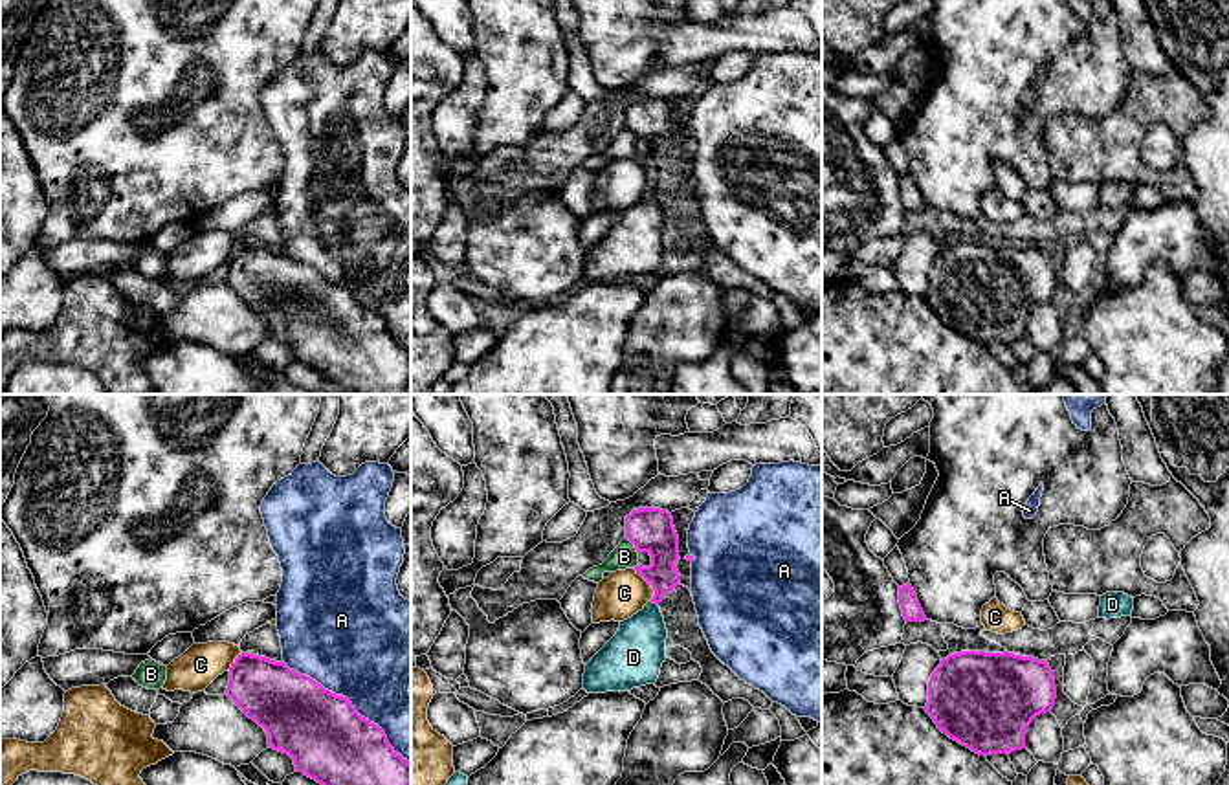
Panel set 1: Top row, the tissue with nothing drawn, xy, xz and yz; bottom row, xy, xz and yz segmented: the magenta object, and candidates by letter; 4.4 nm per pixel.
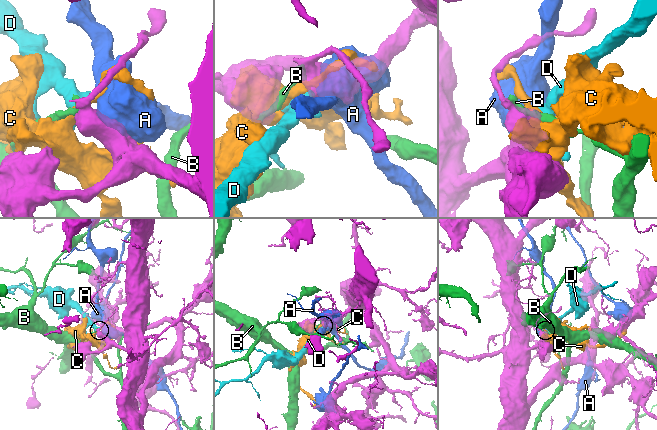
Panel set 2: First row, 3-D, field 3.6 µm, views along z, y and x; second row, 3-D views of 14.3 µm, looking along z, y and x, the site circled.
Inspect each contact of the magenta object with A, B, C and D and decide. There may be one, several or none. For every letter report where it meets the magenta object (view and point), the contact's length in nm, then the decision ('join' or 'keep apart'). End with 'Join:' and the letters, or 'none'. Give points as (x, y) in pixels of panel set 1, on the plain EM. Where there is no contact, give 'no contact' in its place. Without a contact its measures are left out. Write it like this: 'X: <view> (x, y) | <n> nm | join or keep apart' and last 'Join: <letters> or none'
A: xy (351, 292) | 750 nm | keep apart
B: xz (633, 132) | 100 nm | keep apart
C: xz (650, 173) | 170 nm | keep apart
D: xz (655, 191) | 40 nm | join
Join: D

